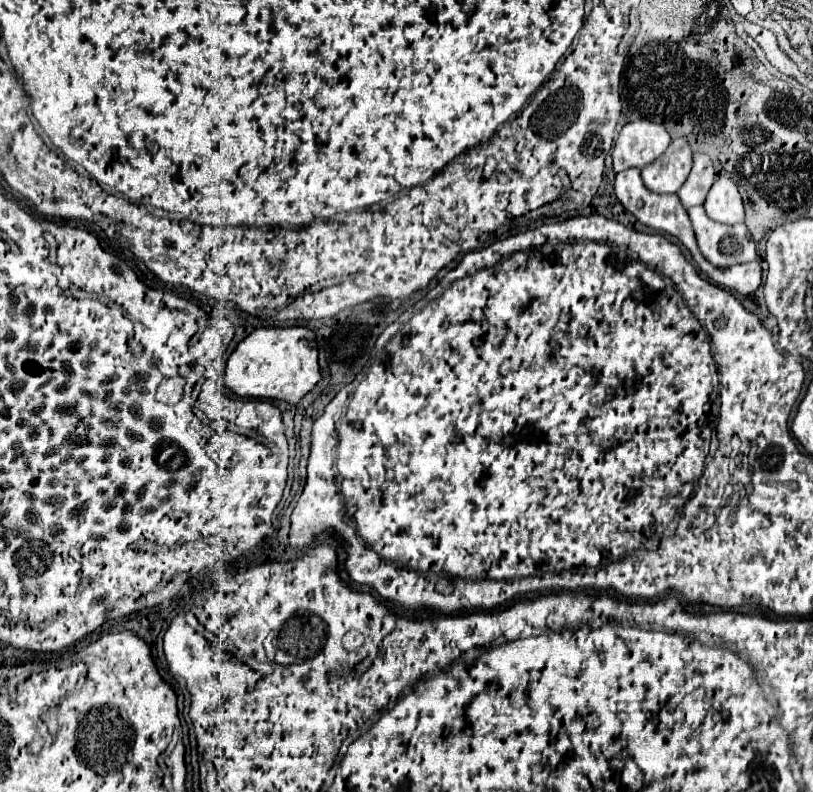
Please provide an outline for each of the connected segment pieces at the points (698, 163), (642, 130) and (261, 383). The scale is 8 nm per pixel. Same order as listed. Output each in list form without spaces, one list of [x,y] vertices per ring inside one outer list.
[[[694,154],[694,166],[688,176],[688,180],[682,184],[682,188],[676,192],[684,208],[692,208],[698,204],[704,204],[704,198],[714,184],[714,166],[708,154]]]
[[[650,120],[628,122],[614,144],[612,166],[614,172],[626,168],[644,168],[654,162],[670,144],[670,134],[664,126]]]
[[[302,326],[258,328],[238,344],[226,364],[226,386],[240,398],[272,398],[296,406],[320,378],[316,336]]]

